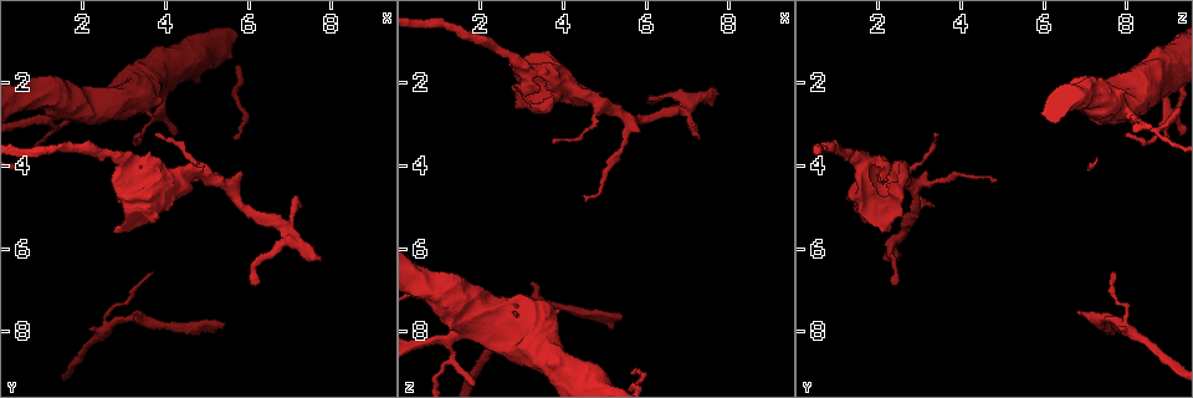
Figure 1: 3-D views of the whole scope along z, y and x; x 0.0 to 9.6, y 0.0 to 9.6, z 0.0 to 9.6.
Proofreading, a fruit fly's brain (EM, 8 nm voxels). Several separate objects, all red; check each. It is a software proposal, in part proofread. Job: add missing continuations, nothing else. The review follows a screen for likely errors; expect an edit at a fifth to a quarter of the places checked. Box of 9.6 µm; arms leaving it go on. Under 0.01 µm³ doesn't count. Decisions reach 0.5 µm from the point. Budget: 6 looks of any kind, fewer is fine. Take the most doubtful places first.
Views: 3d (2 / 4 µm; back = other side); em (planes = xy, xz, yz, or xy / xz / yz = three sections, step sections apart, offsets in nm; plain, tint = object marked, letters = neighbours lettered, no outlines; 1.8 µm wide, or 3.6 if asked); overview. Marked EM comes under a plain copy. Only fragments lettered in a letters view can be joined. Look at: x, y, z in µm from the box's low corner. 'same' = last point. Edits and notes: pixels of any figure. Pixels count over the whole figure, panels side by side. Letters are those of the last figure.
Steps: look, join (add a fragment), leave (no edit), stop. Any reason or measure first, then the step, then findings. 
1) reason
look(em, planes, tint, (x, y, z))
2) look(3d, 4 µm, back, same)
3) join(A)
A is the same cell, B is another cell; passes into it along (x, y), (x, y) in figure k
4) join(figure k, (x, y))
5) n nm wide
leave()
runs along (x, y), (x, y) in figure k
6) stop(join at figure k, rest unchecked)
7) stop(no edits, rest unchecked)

tapers out
look(3d, 2 µm, back, (6.25, 6.90, 2.40))

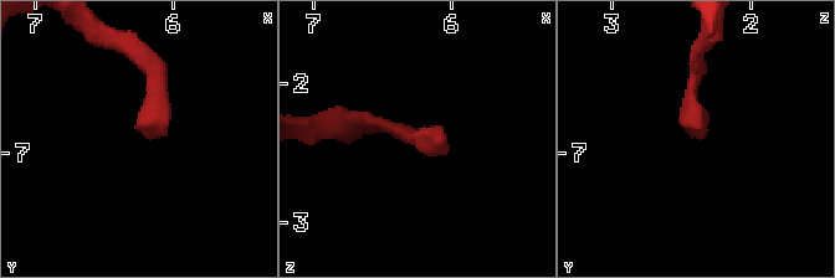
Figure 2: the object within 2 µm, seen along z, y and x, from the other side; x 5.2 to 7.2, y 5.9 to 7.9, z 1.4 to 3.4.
shape alone is not enough
look(em, planes, letters, (6.26, 6.86, 2.36))

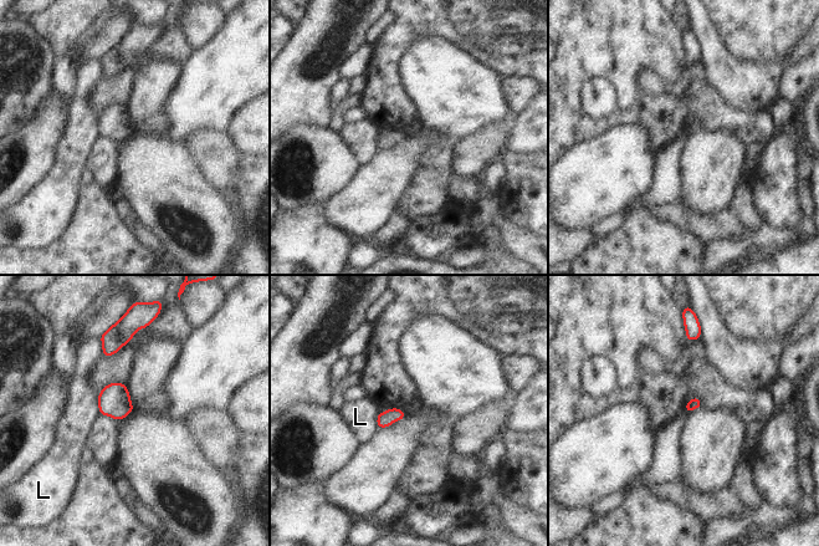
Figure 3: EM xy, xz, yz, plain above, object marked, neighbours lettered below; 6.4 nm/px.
leave()
L is another cell; border along (97, 393), (100, 414) in figure 3; none of them fits

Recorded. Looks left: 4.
sudden change in width
look(em, planes, letters, (3.60, 2.90, 8.95))

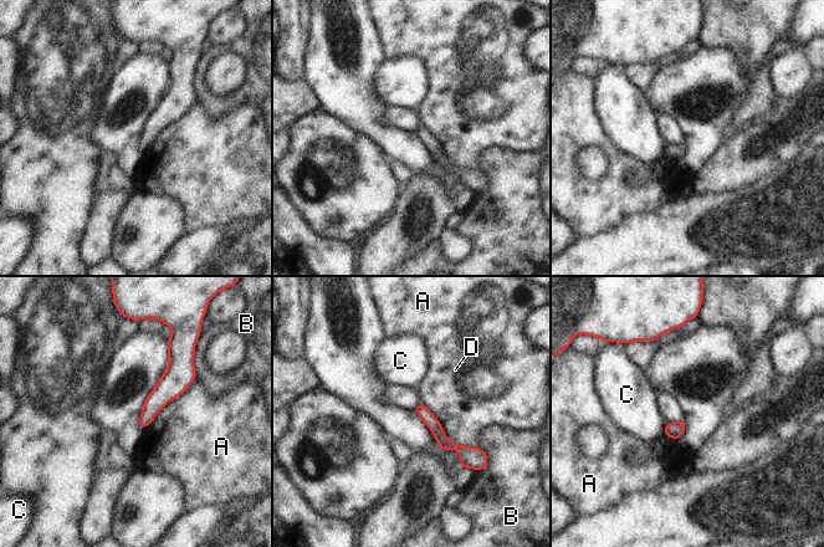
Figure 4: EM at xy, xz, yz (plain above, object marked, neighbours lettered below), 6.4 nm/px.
leave()
A, B, C and D are other cells; border along (420, 402), (450, 440), (477, 446) in figure 4; none of them fits

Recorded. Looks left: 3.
sharp bend
look(3d, 4 µm, (5.05, 7.85, 7.65))

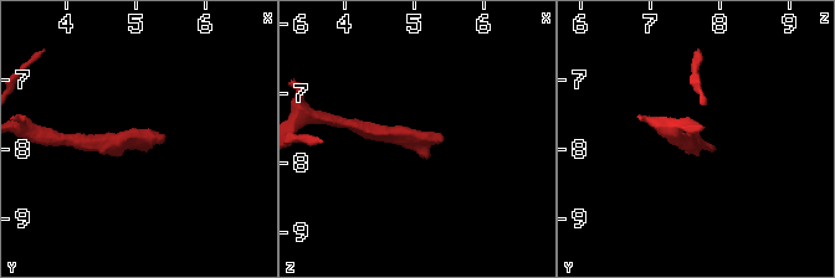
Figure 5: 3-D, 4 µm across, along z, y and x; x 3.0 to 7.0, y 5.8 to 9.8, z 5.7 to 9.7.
look(em, 3.6 µm, xy, step 8, tint, (5.05, 7.90, 7.65))

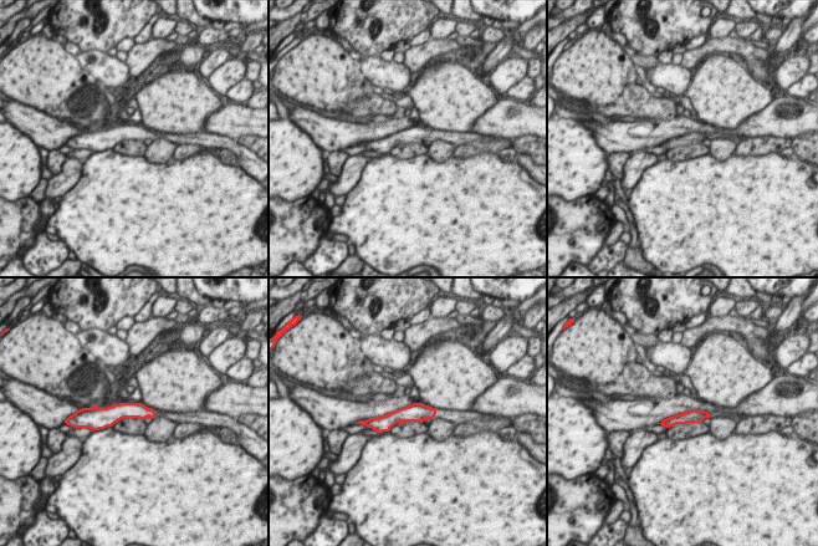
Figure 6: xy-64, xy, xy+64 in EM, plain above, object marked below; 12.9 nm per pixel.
look(em, 3.6 µm, planes, letters, same)

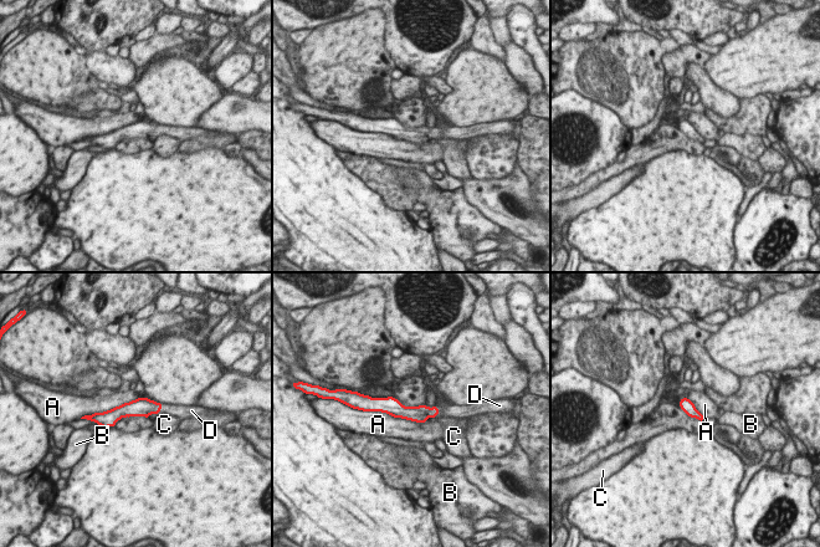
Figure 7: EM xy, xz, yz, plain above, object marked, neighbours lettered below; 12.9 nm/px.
join(D)
D is the same cell, A, B and C are other cells; passes into it along (142, 407), (160, 408), (177, 410) in figure 7; it goes on there

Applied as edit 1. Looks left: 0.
stop(join at figure 7, rest unchecked)

